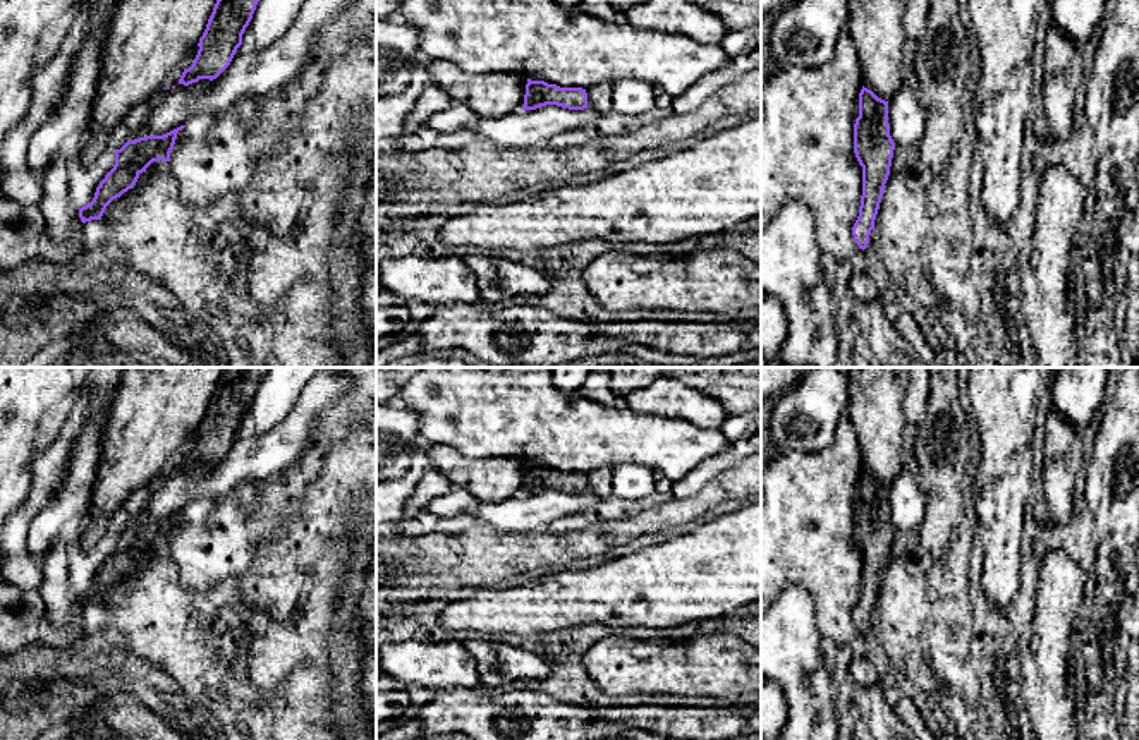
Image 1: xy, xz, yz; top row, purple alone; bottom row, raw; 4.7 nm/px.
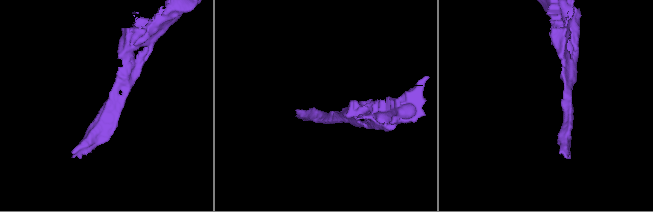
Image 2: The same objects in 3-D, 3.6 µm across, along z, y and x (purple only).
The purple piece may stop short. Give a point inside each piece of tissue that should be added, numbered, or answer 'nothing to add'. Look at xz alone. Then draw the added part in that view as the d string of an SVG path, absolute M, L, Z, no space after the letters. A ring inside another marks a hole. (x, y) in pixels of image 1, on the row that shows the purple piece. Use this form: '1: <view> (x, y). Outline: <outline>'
nothing to add

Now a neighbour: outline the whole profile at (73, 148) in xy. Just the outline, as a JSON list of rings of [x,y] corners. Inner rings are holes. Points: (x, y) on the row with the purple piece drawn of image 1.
[[[79,132],[72,139],[69,139],[60,151],[65,155],[69,161],[77,161],[84,146],[88,144],[88,134]]]

